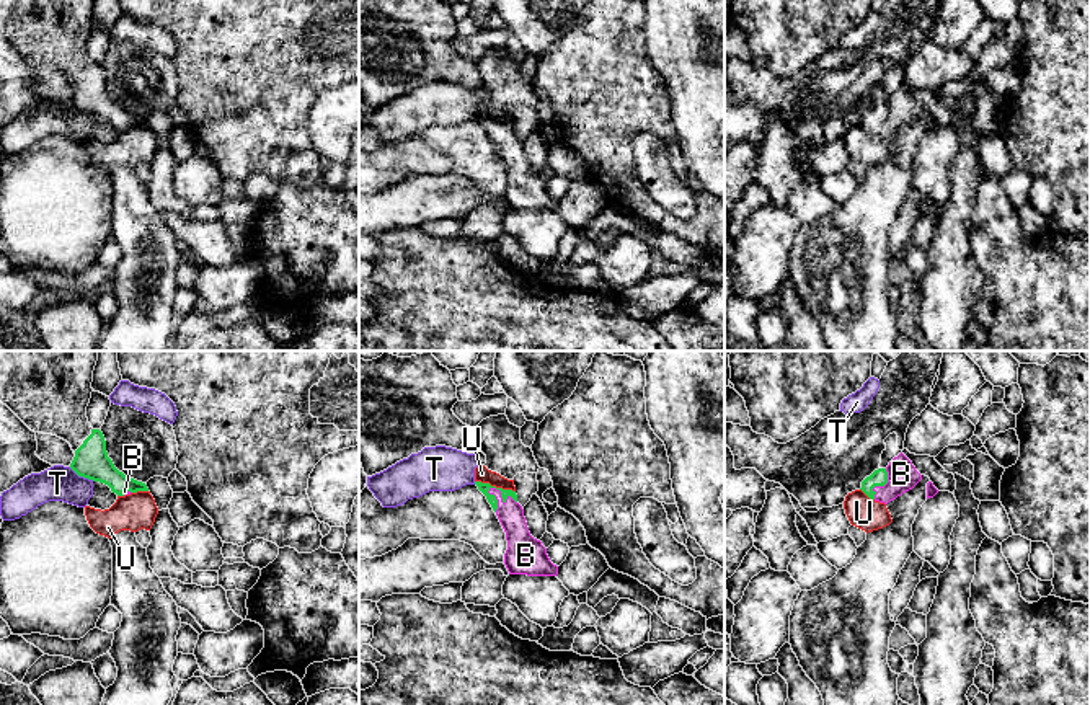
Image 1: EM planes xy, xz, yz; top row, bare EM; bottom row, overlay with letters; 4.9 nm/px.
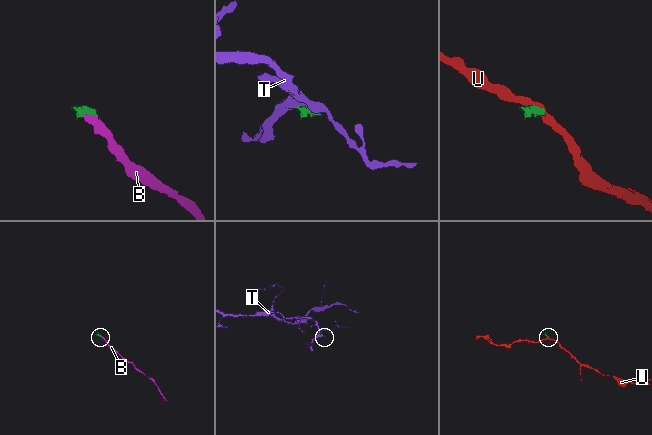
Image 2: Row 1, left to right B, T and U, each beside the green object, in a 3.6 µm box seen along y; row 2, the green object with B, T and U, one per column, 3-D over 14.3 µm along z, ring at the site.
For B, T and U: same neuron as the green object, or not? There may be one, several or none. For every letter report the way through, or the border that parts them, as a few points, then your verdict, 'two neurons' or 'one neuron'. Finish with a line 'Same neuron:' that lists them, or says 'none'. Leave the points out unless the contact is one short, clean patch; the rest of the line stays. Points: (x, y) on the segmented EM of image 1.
B: way xz (483, 487), (495, 488), (501, 495), (511, 514); one neuron
T: border xy (69, 467), (79, 475), (93, 480); two neurons
U: border xz (475, 480), (514, 492); two neurons
Same neuron: B

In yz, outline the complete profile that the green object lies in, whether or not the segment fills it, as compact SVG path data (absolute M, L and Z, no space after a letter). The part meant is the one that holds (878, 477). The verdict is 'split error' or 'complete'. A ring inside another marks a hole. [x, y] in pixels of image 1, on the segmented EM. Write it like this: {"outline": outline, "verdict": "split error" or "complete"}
{"outline": "M901 452L886 468L875 470L862 481L862 491L875 501L888 504L902 493L912 490L922 475L912 462Z", "verdict": "split error"}

